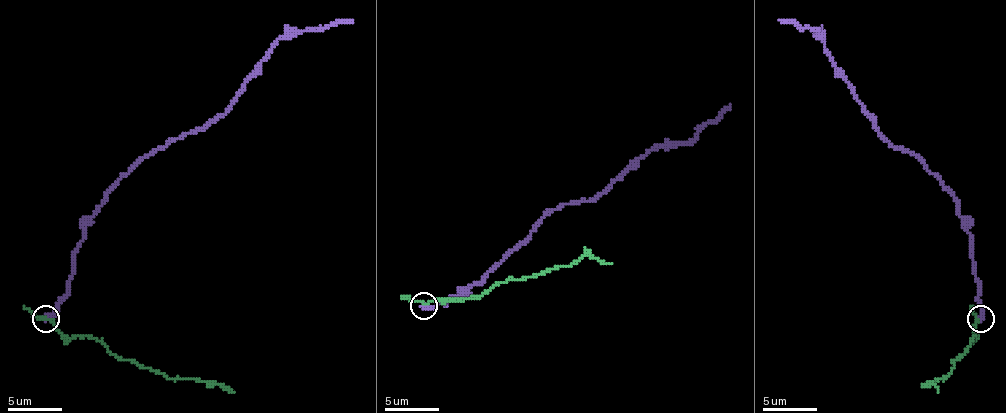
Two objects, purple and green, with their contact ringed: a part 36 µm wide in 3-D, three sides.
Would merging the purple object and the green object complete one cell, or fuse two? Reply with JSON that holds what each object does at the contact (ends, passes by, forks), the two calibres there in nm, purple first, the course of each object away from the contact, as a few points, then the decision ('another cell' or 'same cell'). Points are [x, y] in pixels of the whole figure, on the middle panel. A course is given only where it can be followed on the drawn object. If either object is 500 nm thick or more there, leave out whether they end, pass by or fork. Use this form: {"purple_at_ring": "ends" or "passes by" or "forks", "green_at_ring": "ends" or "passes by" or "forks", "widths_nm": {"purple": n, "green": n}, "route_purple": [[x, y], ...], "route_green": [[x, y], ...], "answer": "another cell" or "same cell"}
{"purple_at_ring": "ends", "green_at_ring": "passes by", "widths_nm": {"purple": 460, "green": 160}, "route_purple": [[423, 306], [444, 304], [463, 293], [547, 215], [592, 201], [633, 161], [660, 147], [690, 142], [730, 104]], "route_green": [[423, 304], [444, 298], [477, 298], [501, 282], [536, 277], [547, 269], [571, 266], [584, 255], [611, 263]], "answer": "another cell"}

